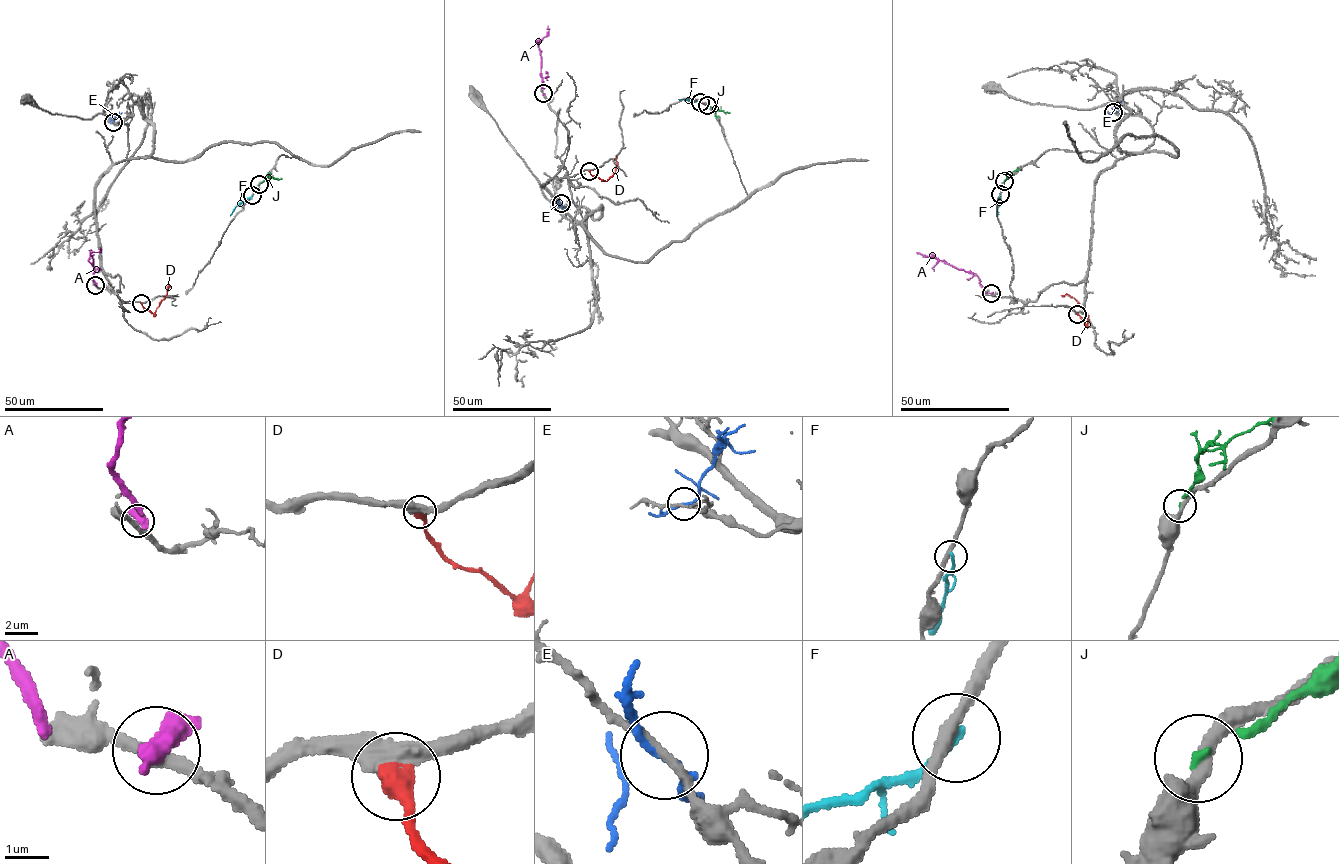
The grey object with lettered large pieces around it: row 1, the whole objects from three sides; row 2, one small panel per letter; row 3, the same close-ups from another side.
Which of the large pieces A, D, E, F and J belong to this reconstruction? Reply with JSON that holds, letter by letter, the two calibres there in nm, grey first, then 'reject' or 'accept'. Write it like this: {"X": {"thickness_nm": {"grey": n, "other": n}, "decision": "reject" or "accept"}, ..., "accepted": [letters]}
{"A": {"thickness_nm": {"grey": 300, "other": 650}, "decision": "reject"}, "D": {"thickness_nm": {"grey": 440, "other": 500}, "decision": "accept"}, "E": {"thickness_nm": {"grey": 170, "other": 170}, "decision": "reject"}, "F": {"thickness_nm": {"grey": 280, "other": 190}, "decision": "reject"}, "J": {"thickness_nm": {"grey": 280, "other": 130}, "decision": "reject"}, "accepted": ["D"]}

